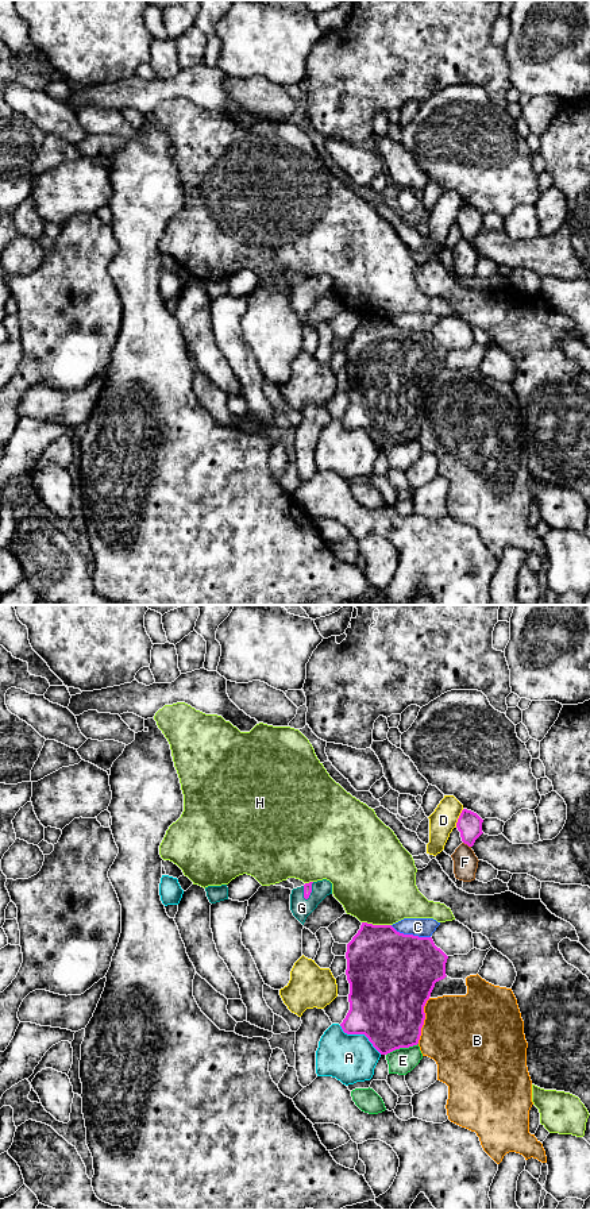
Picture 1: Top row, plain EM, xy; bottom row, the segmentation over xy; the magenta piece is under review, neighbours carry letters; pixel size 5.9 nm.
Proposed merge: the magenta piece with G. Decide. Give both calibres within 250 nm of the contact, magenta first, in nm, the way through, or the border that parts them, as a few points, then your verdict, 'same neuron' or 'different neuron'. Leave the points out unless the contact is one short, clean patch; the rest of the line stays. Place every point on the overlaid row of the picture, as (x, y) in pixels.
50/120 nm | across xy (308, 886), (311, 891), (301, 908) | same neuron

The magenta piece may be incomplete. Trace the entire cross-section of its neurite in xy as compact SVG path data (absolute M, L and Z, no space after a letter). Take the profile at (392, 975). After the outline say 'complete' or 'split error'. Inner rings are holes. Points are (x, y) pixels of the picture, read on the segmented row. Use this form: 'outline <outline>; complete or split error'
outline M362 922L358 933L347 944L346 959L350 1010L340 1024L343 1032L347 1034L365 1034L381 1055L417 1045L425 1020L424 1006L435 983L447 976L446 963L448 956L435 945L432 937L404 935L392 925Z; complete

